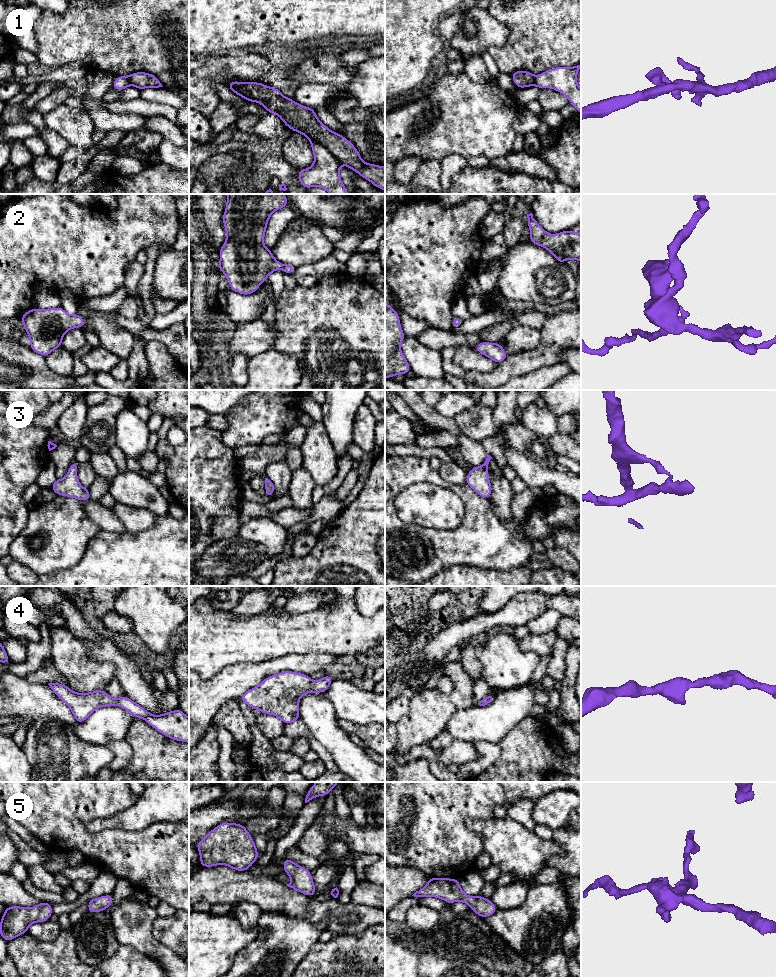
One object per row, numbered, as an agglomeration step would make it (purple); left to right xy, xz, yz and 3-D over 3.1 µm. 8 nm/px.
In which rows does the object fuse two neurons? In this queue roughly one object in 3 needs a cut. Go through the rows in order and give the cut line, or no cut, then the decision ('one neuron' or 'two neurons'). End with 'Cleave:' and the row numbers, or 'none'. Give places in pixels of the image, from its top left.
1: cut xz (309, 139), (319, 142), (340, 164); two neurons
2: cut none; one neuron
3: cut none; one neuron
4: cut none; one neuron
5: cut none; one neuron
Cleave: 1

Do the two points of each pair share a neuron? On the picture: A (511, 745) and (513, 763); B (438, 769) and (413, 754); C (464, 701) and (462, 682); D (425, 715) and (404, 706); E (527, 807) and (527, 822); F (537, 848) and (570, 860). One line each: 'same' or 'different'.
A: same
B: same
C: same
D: different
E: same
F: different

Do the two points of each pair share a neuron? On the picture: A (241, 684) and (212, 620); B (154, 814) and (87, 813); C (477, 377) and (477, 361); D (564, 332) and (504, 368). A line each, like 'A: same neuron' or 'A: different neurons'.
A: different neurons
B: different neurons
C: different neurons
D: same neuron

